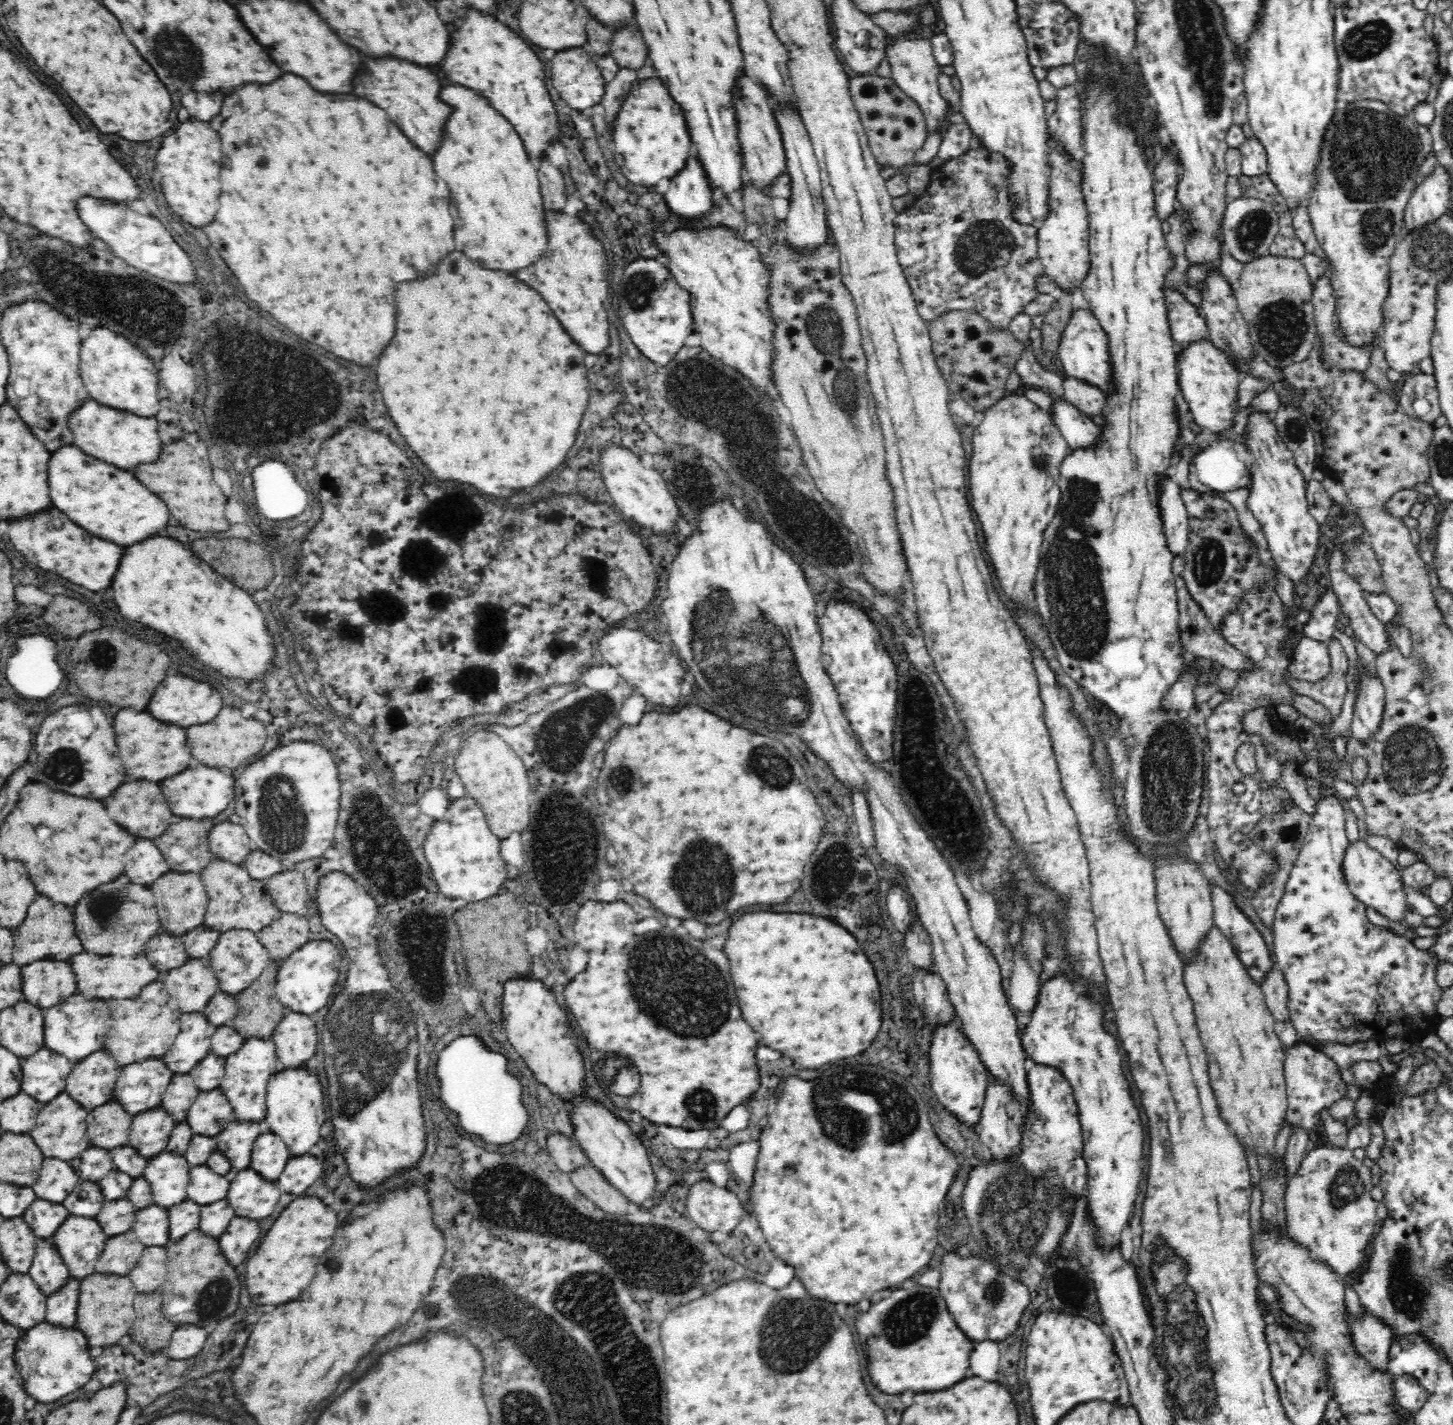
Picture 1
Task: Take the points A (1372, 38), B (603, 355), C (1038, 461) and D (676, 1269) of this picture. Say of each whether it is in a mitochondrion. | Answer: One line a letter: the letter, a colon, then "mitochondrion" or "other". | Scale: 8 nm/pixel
A: mitochondrion
B: other
C: mitochondrion
D: mitochondrion

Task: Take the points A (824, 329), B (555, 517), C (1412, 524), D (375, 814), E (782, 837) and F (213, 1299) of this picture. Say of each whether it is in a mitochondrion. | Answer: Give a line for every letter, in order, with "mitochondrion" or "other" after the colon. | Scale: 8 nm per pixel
A: mitochondrion
B: other
C: other
D: mitochondrion
E: other
F: mitochondrion

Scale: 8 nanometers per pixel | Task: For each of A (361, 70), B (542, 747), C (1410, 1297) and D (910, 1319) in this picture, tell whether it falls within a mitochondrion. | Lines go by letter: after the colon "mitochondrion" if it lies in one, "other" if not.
A: other
B: mitochondrion
C: mitochondrion
D: mitochondrion

